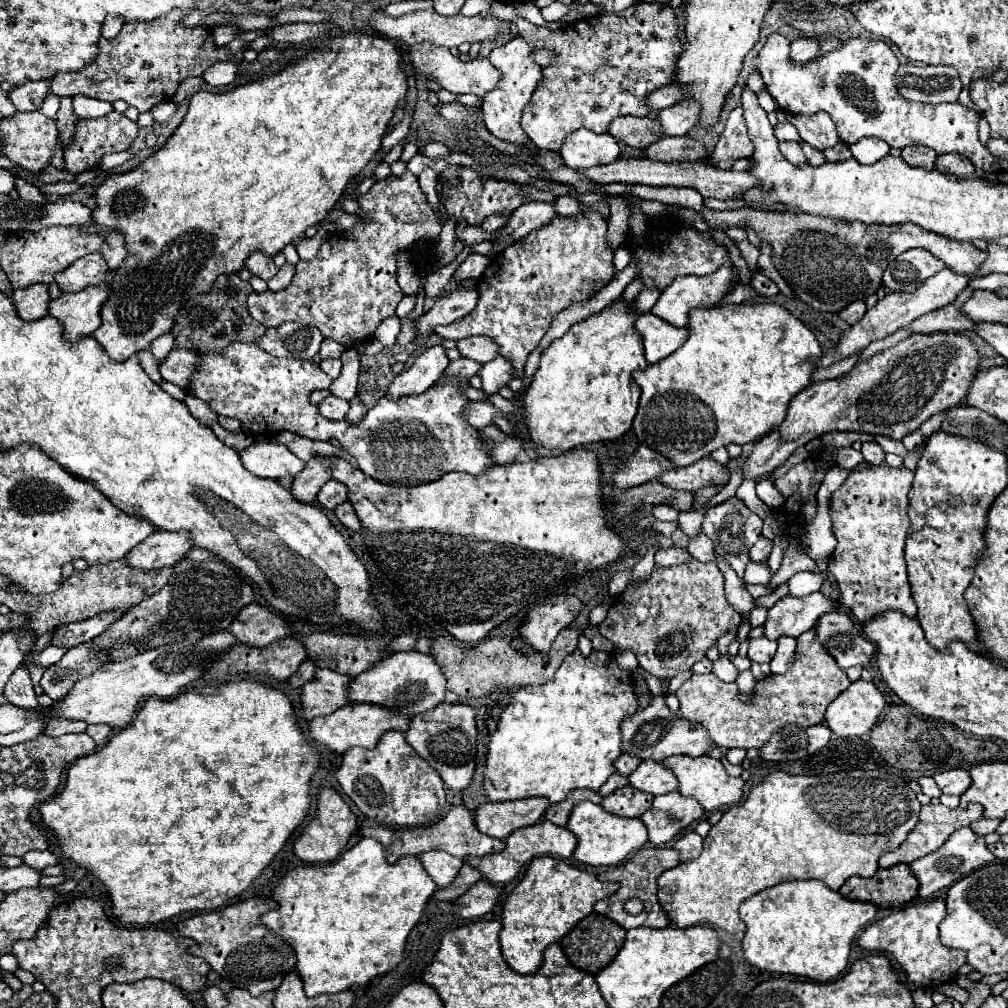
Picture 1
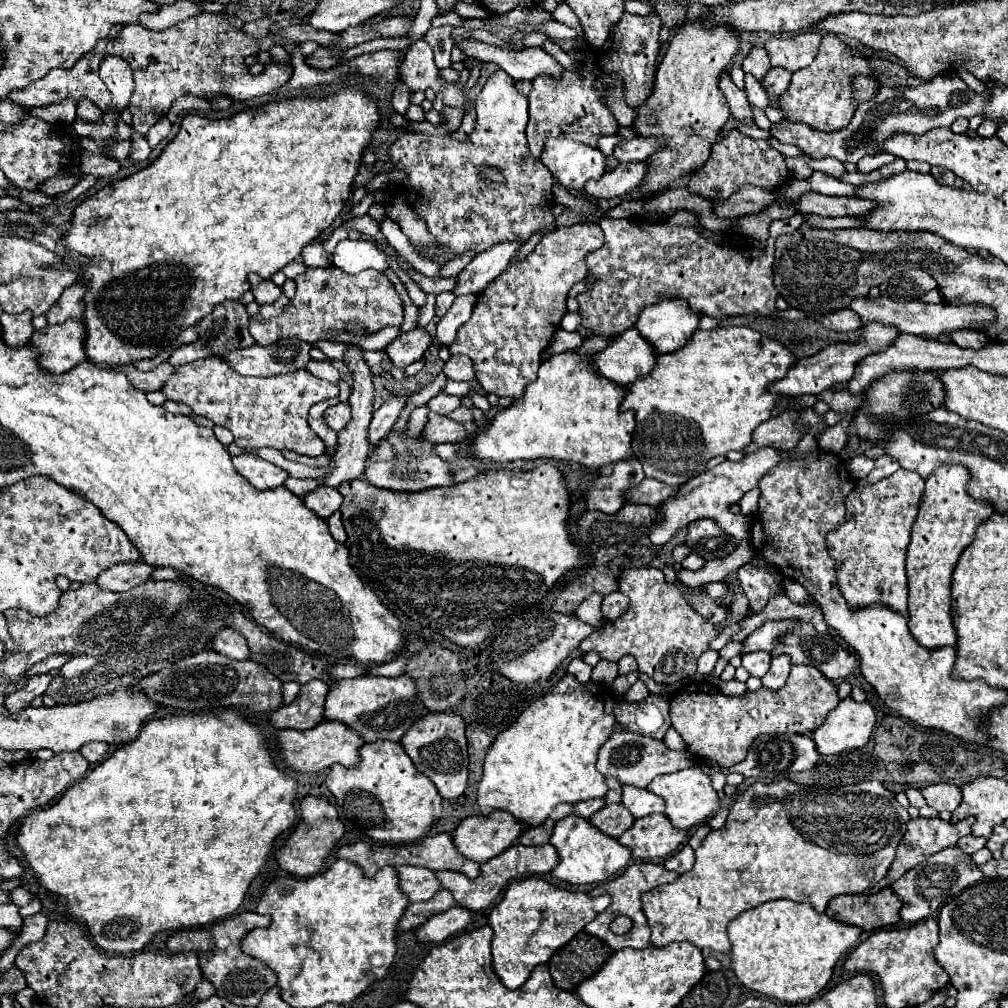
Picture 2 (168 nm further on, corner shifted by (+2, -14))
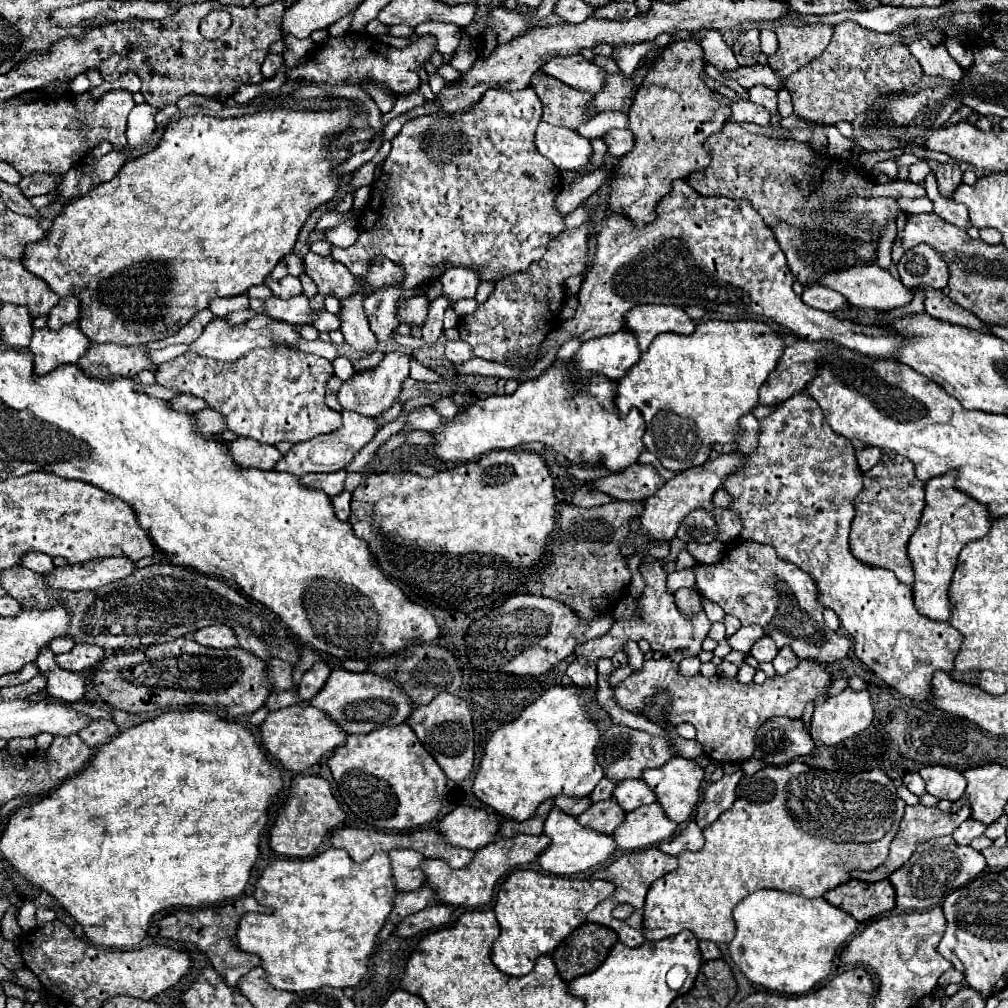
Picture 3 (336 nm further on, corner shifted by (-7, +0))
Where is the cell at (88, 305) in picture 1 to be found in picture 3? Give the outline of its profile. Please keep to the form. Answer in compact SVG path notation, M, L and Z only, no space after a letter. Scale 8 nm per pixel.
M68 324L60 332L34 330L28 348L34 354L34 374L44 376L62 364L76 364L88 352L90 340L84 338L76 324Z

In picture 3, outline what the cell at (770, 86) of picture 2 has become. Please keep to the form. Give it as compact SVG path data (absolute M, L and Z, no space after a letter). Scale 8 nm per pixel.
M754 64L754 66L746 66L746 68L736 68L730 72L722 72L726 78L736 80L740 86L744 86L746 90L750 90L756 84L764 84L770 88L780 88L780 78L774 70L770 70L770 66L762 66L762 64Z

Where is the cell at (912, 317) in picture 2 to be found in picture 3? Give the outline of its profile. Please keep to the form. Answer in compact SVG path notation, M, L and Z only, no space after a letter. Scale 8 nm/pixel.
M854 264L844 270L828 272L828 274L824 274L824 278L820 282L822 282L822 286L828 286L828 288L840 292L852 306L860 306L860 308L894 310L894 308L902 308L902 306L910 304L910 300L912 300L912 292L900 280L892 278L892 274L884 268L880 268L878 264L868 264L868 266Z

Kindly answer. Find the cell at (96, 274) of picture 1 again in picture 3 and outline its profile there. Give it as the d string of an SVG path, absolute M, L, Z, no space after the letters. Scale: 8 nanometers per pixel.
M68 296L68 298L60 298L60 302L52 308L52 312L48 314L48 322L46 326L50 330L60 330L64 324L72 324L78 322L78 314L80 314L80 304L76 302L76 298Z

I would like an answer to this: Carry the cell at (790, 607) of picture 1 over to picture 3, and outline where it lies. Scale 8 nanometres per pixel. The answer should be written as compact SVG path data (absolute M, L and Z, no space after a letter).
M748 626L748 628L740 628L734 636L726 638L726 640L728 640L728 644L730 644L732 650L738 650L742 654L748 654L750 648L752 648L752 644L758 638L762 638L762 636L764 636L764 630L760 630L760 626L752 626L752 628Z

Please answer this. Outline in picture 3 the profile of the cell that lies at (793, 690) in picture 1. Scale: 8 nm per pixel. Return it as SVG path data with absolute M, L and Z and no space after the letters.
M666 656L660 660L646 660L644 666L630 674L626 680L614 686L614 700L620 708L642 714L648 708L648 698L656 696L660 690L668 690L670 706L662 716L662 722L678 726L688 722L696 728L696 740L704 746L704 754L716 762L744 762L754 754L754 734L756 730L774 716L800 718L806 702L816 702L826 696L830 686L830 674L818 664L802 660L794 670L784 676L766 678L764 684L742 684L736 678L712 676L706 678L700 672L686 678L680 674L680 666Z

